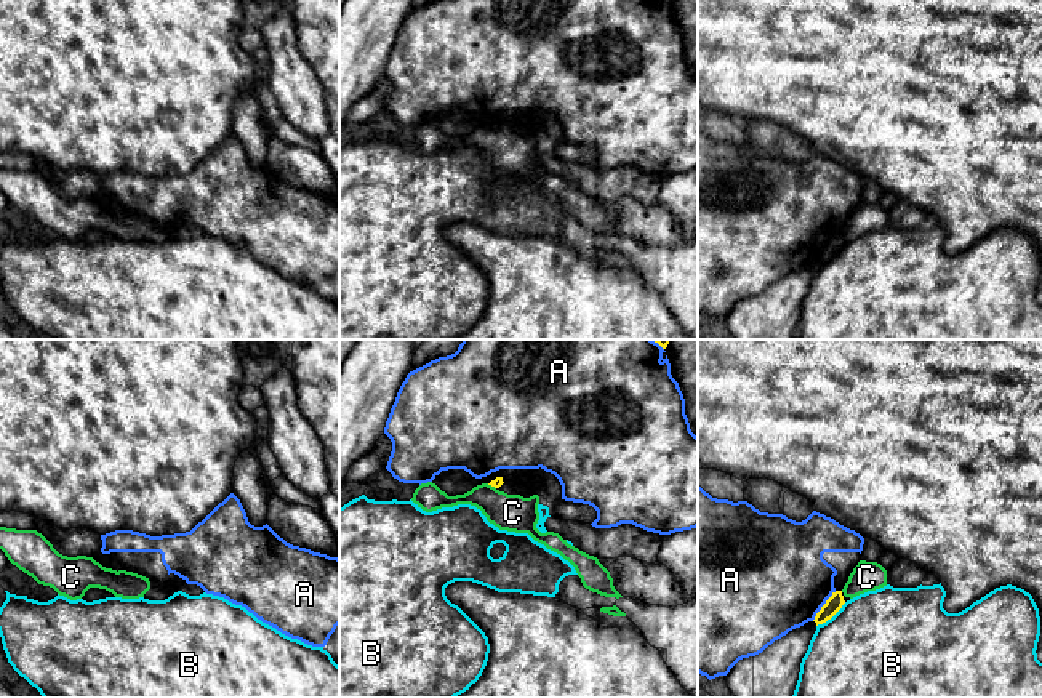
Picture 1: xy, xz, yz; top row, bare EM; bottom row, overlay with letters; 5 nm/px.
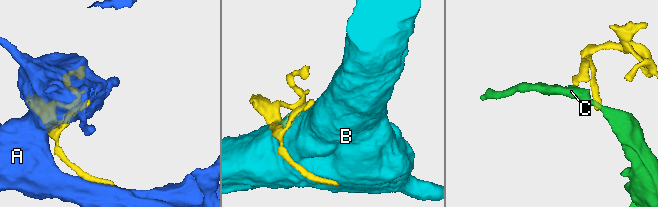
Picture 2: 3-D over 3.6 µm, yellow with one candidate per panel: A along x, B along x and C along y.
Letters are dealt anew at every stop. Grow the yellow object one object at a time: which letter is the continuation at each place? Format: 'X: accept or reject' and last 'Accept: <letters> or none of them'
A: reject
B: reject
C: reject
Accept: none of them

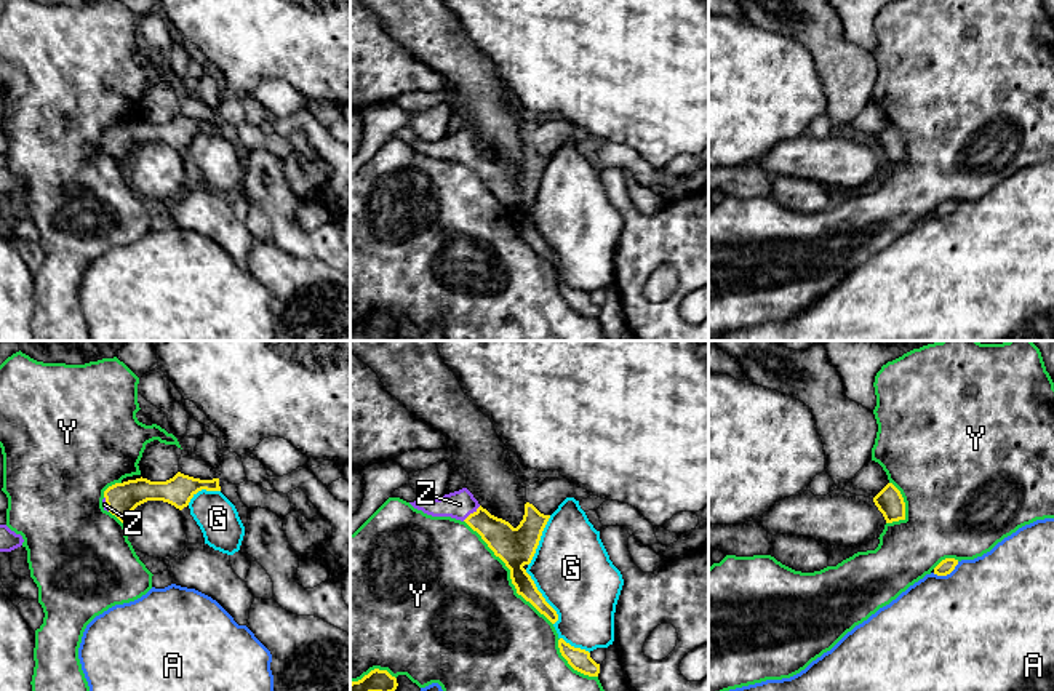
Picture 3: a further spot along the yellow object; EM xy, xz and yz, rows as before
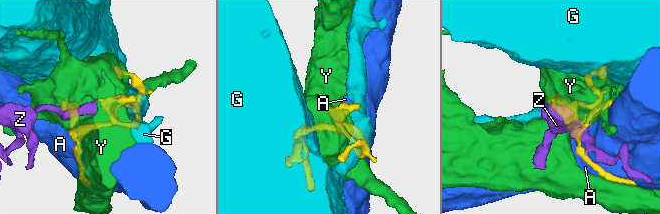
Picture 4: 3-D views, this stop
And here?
A: reject
G: reject
Y: reject
Z: accept
Accept: Z

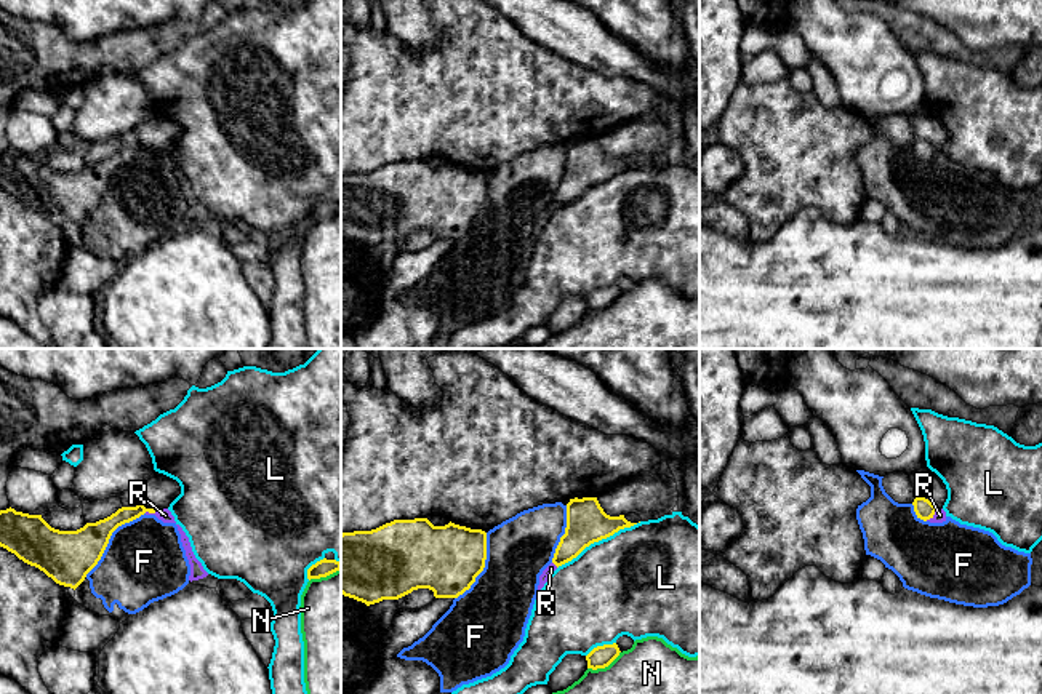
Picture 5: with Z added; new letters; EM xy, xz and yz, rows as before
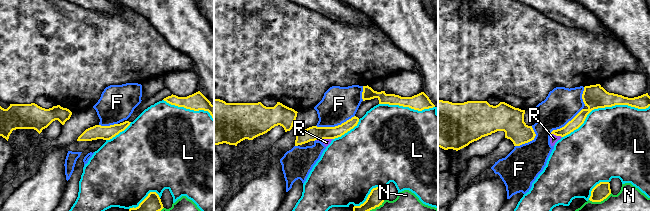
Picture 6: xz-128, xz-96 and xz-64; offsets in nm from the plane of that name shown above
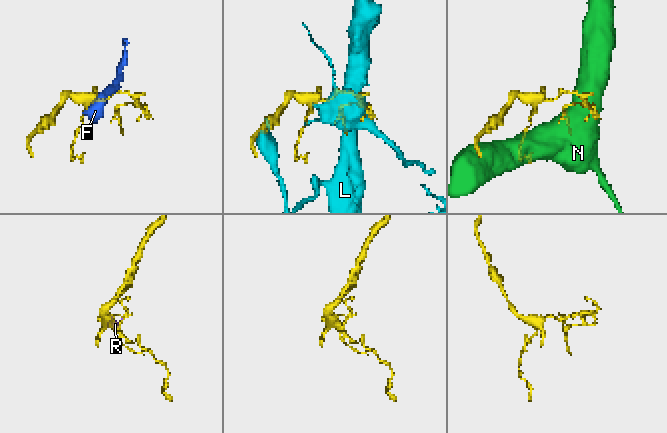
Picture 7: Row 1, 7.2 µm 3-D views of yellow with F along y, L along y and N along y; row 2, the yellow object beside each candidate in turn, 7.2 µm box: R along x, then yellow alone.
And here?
F: reject
L: reject
N: reject
R: reject
Accept: none of them

